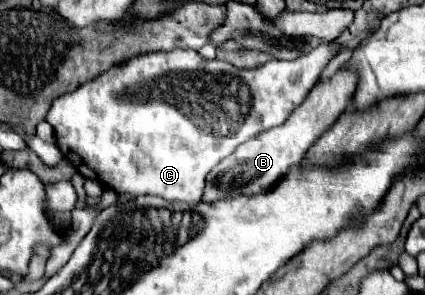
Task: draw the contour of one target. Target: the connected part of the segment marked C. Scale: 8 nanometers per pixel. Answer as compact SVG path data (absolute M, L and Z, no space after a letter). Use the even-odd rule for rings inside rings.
M328 44L328 46L318 46L316 50L312 50L312 54L304 54L304 58L296 58L292 62L288 60L270 60L266 62L264 66L258 66L258 68L250 68L250 70L238 70L234 68L230 62L224 62L224 60L204 60L196 50L184 50L184 48L174 48L170 52L146 52L146 54L140 54L124 64L118 64L118 66L112 66L108 68L106 72L102 72L100 76L96 76L94 80L88 80L84 82L84 86L78 86L74 92L68 92L68 94L62 94L60 98L56 98L52 102L52 108L46 116L46 122L54 128L54 136L56 136L56 142L58 142L58 148L62 152L64 158L68 158L72 162L72 166L84 176L84 178L92 178L92 180L98 180L102 182L104 186L108 186L110 190L114 192L120 192L120 194L156 194L164 200L170 200L170 202L200 202L200 196L202 196L202 190L204 190L204 178L206 174L222 160L226 158L228 154L232 154L232 150L236 150L238 144L246 142L248 138L264 132L264 130L270 130L274 126L280 126L286 122L288 114L292 114L292 110L308 96L308 92L312 90L312 86L316 84L320 72L324 70L324 66L328 64L328 60L336 54L336 46L334 44Z

